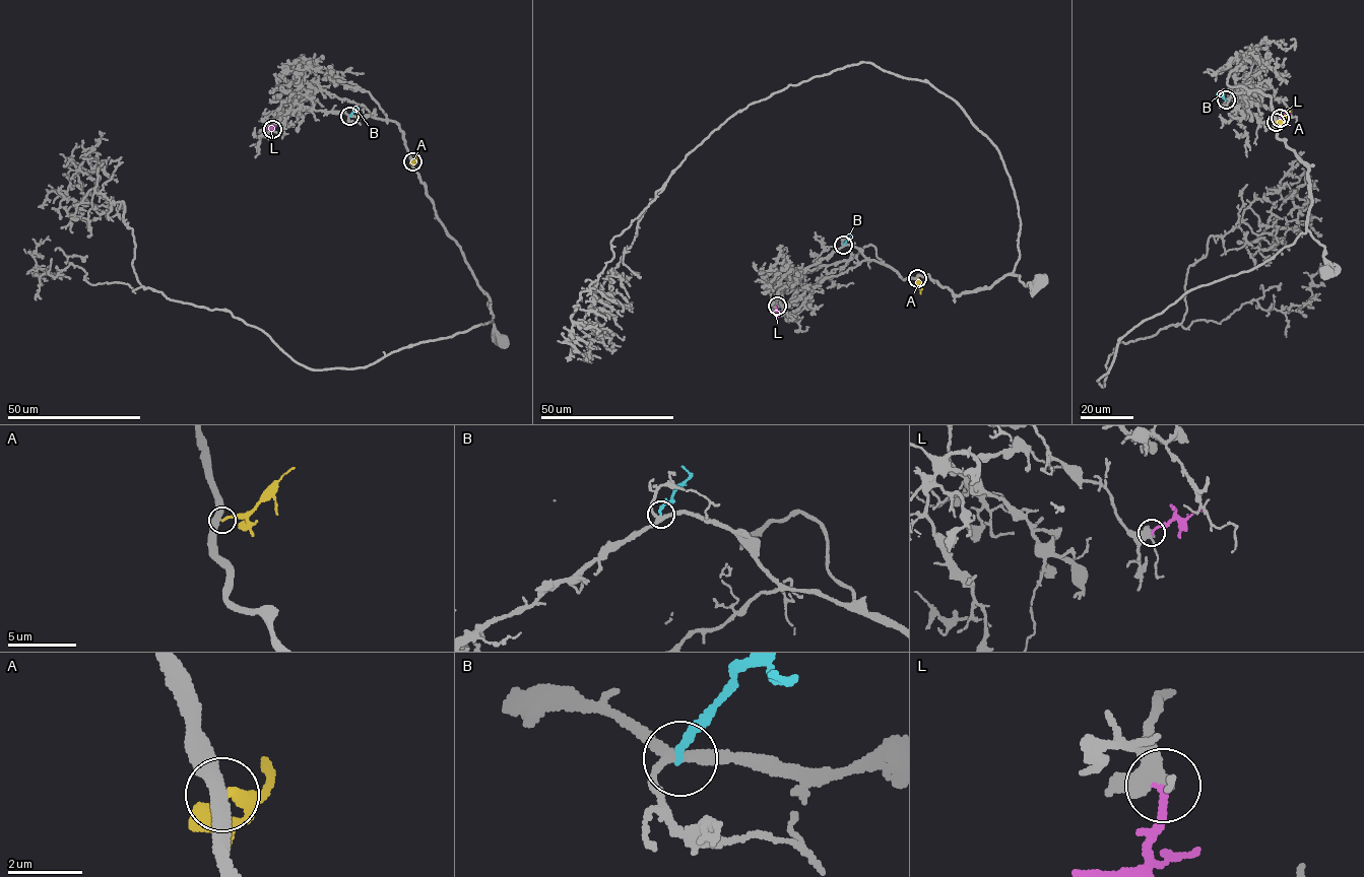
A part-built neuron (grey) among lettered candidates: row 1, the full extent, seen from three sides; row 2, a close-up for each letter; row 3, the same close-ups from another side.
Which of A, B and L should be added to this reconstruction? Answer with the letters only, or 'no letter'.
no letter

